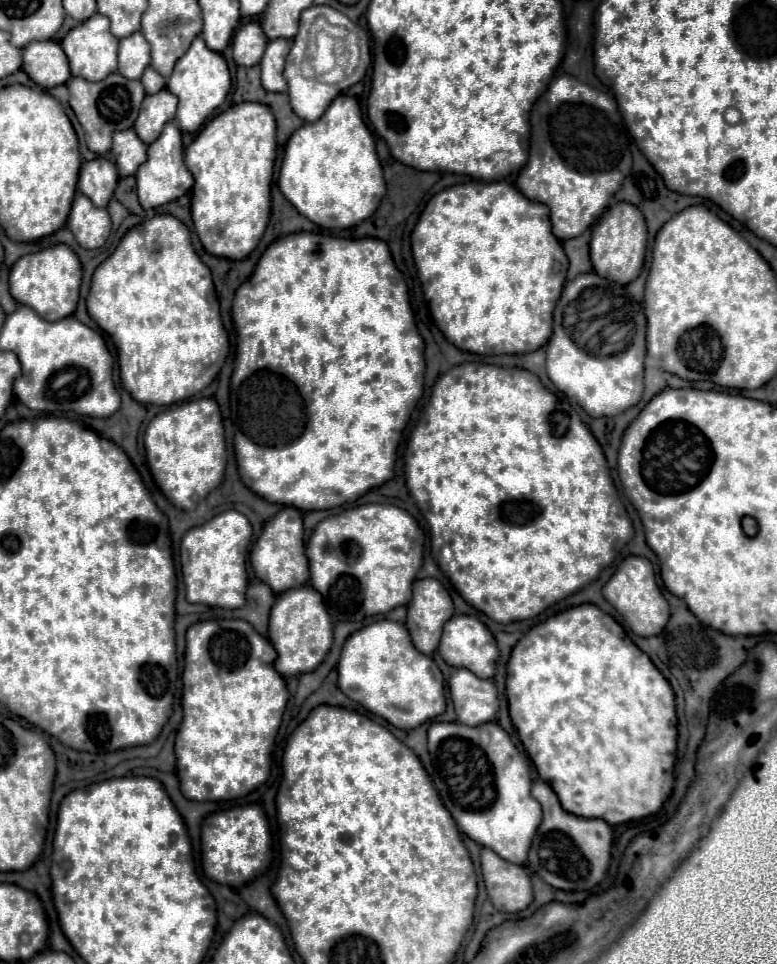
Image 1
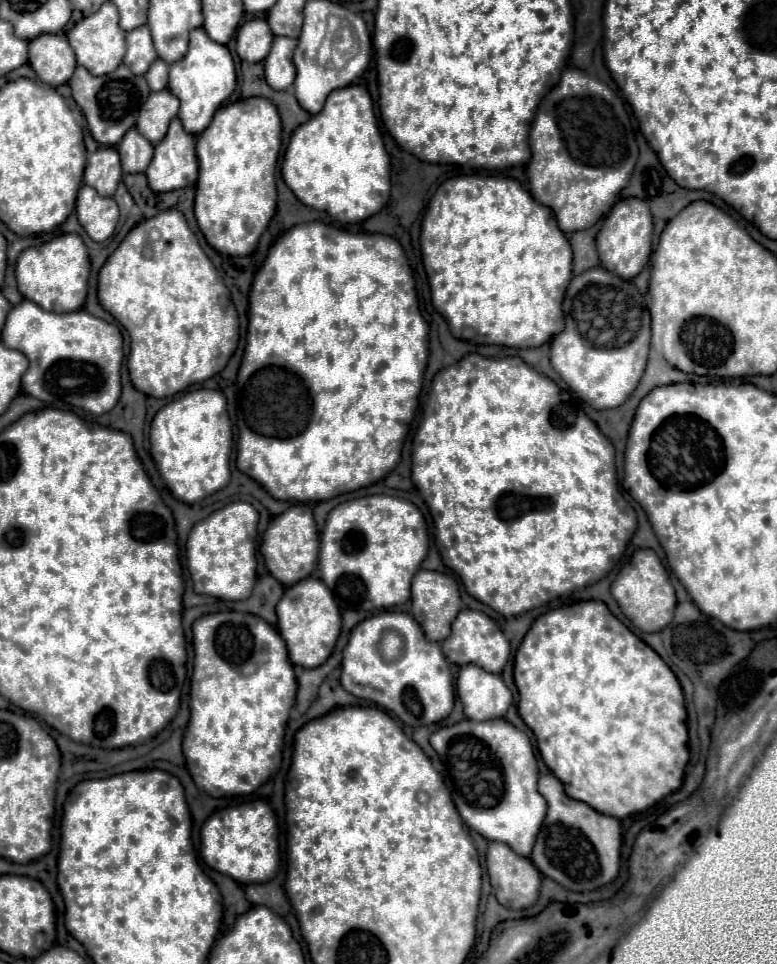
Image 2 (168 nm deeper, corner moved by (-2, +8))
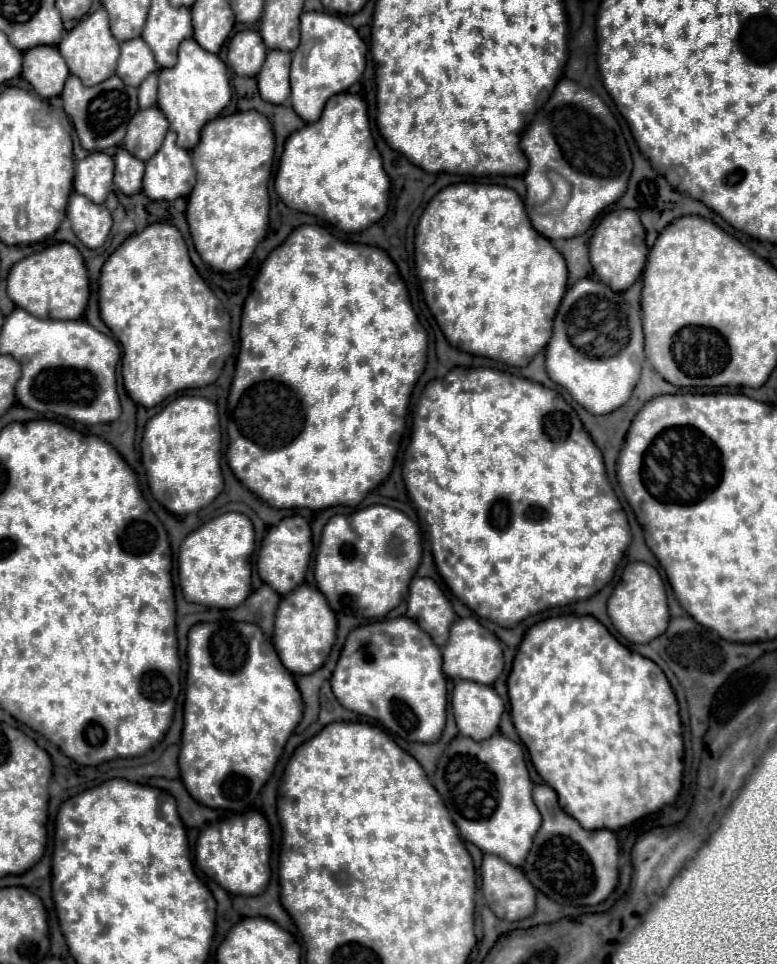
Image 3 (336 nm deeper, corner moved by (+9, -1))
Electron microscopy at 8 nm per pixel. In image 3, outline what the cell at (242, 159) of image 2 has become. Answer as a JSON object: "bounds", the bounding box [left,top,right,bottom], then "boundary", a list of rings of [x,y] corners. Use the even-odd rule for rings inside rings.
{"bounds":[188,112,274,272],"boundary":[[[236,112],[230,116],[214,118],[206,122],[198,146],[192,148],[192,164],[196,170],[196,186],[188,196],[188,226],[194,240],[194,246],[200,258],[218,272],[236,272],[248,258],[254,254],[256,244],[263,240],[269,229],[270,198],[268,195],[268,178],[272,172],[274,156],[274,132],[270,120],[256,112]]]}

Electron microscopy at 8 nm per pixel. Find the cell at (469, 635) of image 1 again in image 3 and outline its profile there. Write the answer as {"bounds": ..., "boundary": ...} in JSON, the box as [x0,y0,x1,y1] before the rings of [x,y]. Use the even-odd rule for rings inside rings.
{"bounds":[442,616,504,686],"boundary":[[[468,616],[468,618],[458,618],[452,628],[450,628],[450,638],[448,644],[442,650],[444,656],[444,674],[448,678],[460,680],[460,678],[468,678],[472,682],[480,682],[486,686],[492,686],[494,680],[498,678],[498,674],[504,668],[504,658],[502,658],[502,648],[498,638],[486,630],[476,618]]]}

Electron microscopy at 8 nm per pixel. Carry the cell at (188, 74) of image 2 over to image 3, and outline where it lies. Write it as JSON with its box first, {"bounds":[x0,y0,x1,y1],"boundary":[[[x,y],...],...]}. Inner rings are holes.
{"bounds":[158,38,232,150],"boundary":[[[186,38],[180,44],[176,66],[164,68],[158,74],[158,106],[164,110],[170,128],[178,134],[176,144],[184,150],[196,146],[204,122],[216,118],[228,106],[230,98],[232,90],[224,62],[216,54],[208,54],[202,46],[196,46],[194,38]]]}

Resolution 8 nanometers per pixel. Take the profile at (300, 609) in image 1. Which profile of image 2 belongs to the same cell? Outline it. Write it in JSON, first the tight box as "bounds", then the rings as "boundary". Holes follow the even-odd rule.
{"bounds":[277,577,341,669],"boundary":[[[307,577],[289,587],[277,605],[277,617],[279,617],[279,633],[285,639],[289,659],[295,665],[311,669],[327,661],[341,631],[341,611],[335,605],[331,591],[327,589],[327,585],[323,585],[321,579]]]}

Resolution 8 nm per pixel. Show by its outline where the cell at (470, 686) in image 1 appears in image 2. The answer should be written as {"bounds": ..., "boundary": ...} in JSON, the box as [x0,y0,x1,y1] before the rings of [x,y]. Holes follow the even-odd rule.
{"bounds":[457,665,513,721],"boundary":[[[465,665],[459,671],[457,695],[467,719],[487,721],[503,717],[513,703],[513,695],[501,675],[487,673],[477,665]]]}

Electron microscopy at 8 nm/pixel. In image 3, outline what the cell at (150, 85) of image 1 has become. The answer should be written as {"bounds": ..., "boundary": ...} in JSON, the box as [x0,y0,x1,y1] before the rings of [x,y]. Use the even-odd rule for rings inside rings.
{"bounds":[138,72,158,108],"boundary":[[[152,72],[138,88],[140,92],[140,108],[144,106],[154,106],[156,104],[156,82],[158,82],[158,76],[156,72]]]}

